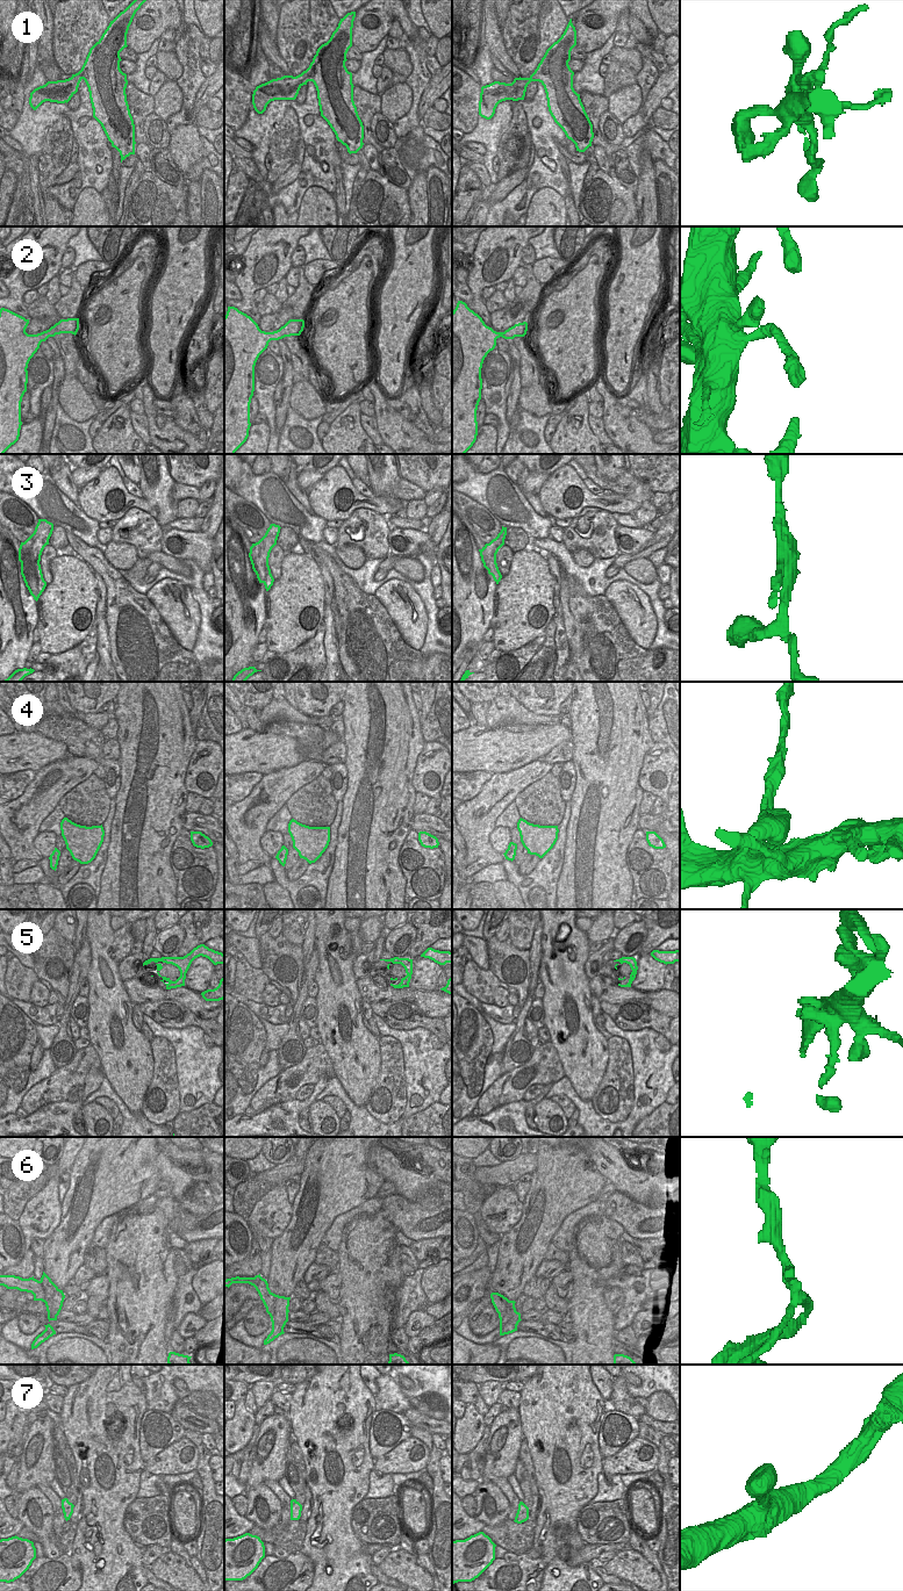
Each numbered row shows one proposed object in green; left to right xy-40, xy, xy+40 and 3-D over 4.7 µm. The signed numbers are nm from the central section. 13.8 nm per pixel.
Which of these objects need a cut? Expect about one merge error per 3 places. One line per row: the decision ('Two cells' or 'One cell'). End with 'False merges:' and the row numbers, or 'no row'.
1: One cell
2: One cell
3: Two cells
4: Two cells
5: One cell
6: Two cells
7: One cell
False merges: 3, 4, 6.

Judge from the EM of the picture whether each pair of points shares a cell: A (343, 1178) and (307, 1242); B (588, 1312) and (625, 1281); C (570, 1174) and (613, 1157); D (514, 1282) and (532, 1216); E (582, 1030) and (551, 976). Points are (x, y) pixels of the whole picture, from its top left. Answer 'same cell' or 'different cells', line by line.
A: same cell
B: different cells
C: different cells
D: same cell
E: same cell

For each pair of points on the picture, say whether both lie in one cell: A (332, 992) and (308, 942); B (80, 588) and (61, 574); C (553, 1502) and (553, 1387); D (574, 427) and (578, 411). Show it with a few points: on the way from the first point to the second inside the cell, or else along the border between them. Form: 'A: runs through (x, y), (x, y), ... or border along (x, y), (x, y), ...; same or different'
A: border along (316, 921), (314, 948); different
B: runs through (76, 584), (65, 574); same
C: runs through (551, 1473), (553, 1416); same
D: runs through (575, 424), (578, 415); same

